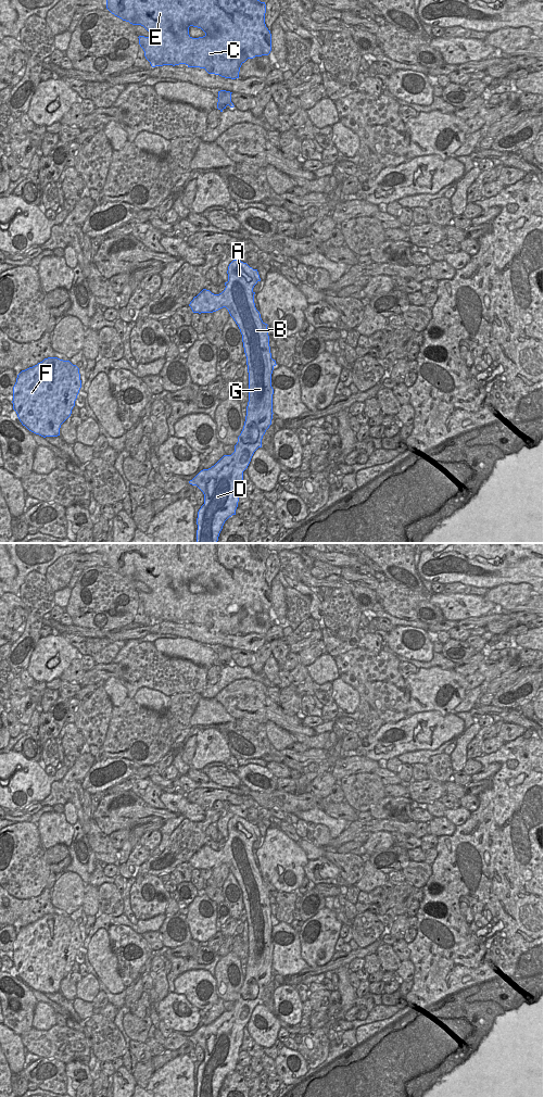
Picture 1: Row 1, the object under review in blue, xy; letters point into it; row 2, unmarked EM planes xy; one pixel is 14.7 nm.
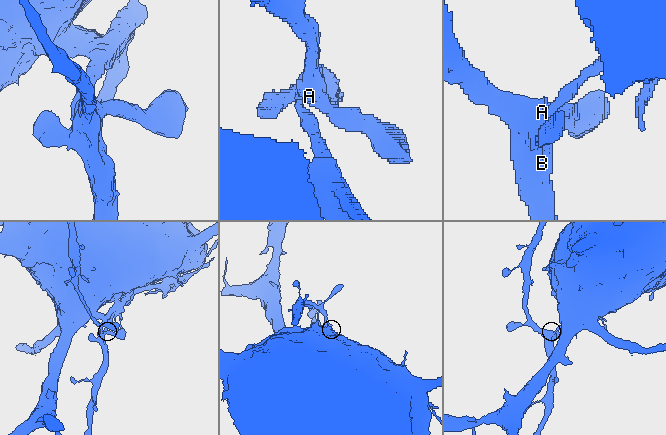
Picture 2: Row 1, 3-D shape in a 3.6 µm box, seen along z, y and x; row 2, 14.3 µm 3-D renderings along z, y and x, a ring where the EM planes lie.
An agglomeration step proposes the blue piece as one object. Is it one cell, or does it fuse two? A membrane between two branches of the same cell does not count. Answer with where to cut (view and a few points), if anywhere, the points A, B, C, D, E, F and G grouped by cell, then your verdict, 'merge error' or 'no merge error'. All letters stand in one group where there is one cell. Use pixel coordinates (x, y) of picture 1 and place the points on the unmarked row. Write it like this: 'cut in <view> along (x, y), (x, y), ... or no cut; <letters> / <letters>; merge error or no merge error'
cut in xy along (227, 839), (226, 842); A B D G / C E F; merge error

